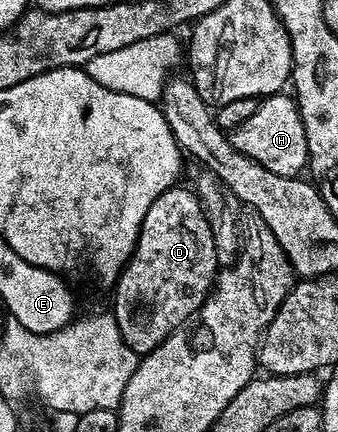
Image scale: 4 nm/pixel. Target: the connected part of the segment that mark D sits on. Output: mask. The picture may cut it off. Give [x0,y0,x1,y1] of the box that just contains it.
[112,187,220,355]

